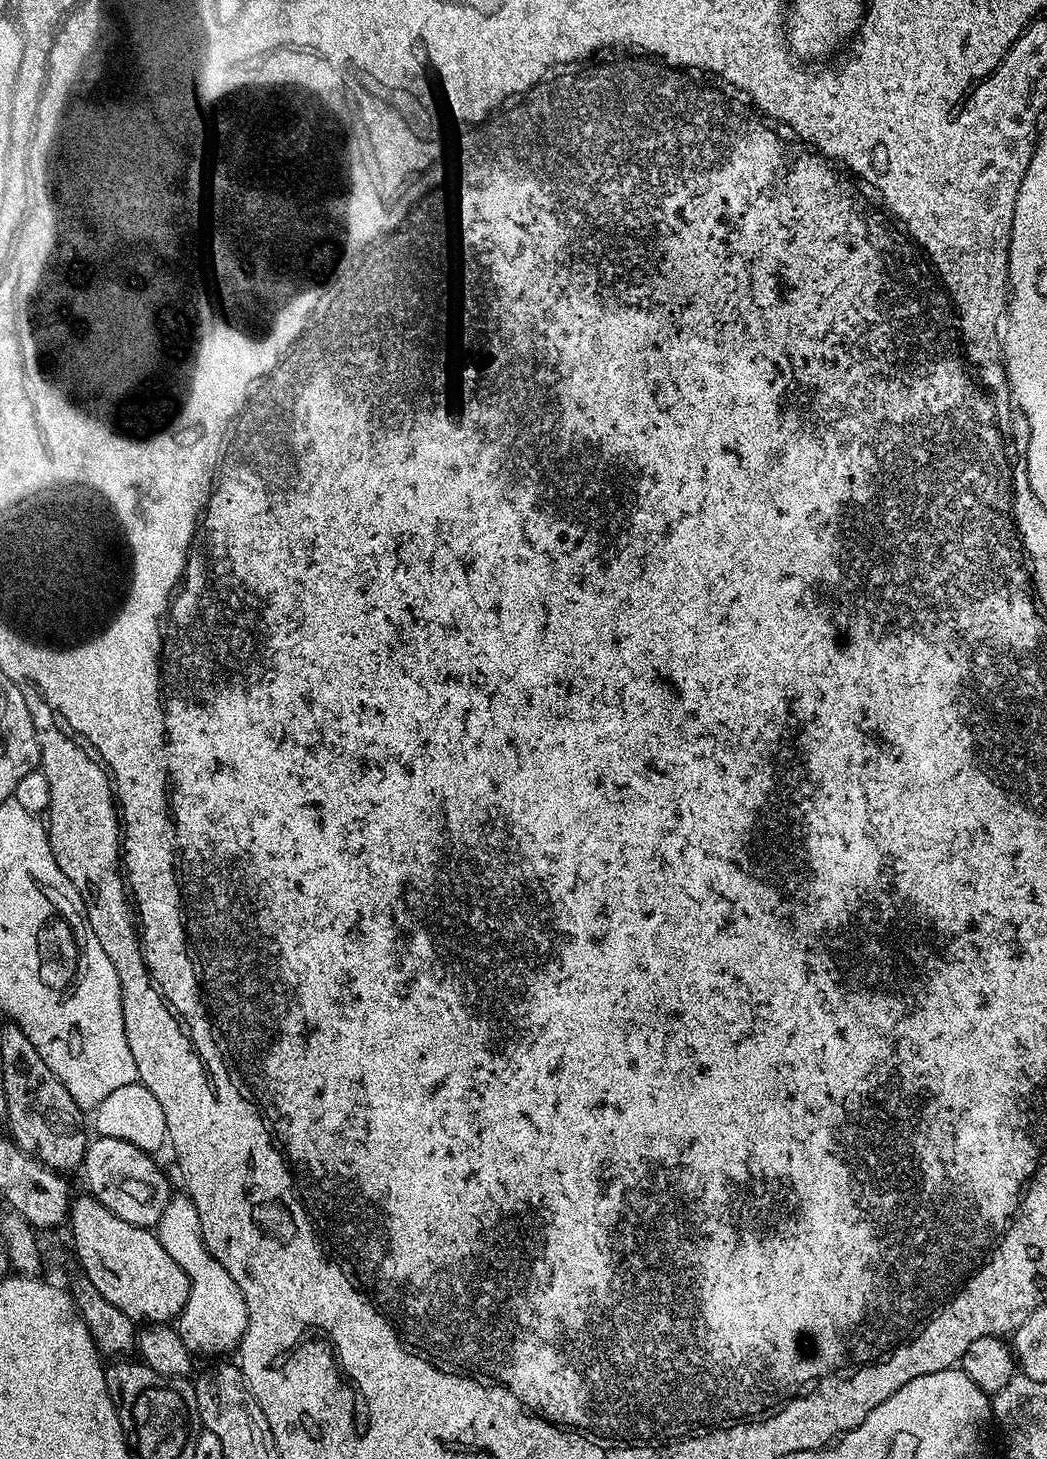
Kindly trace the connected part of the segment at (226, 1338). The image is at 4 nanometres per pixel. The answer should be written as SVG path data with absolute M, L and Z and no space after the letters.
M186 1194L169 1197L154 1231L166 1254L182 1267L189 1280L187 1304L176 1322L183 1345L194 1356L233 1353L244 1340L248 1328L248 1307L241 1287L206 1248L205 1236L201 1232L198 1212L192 1200Z

